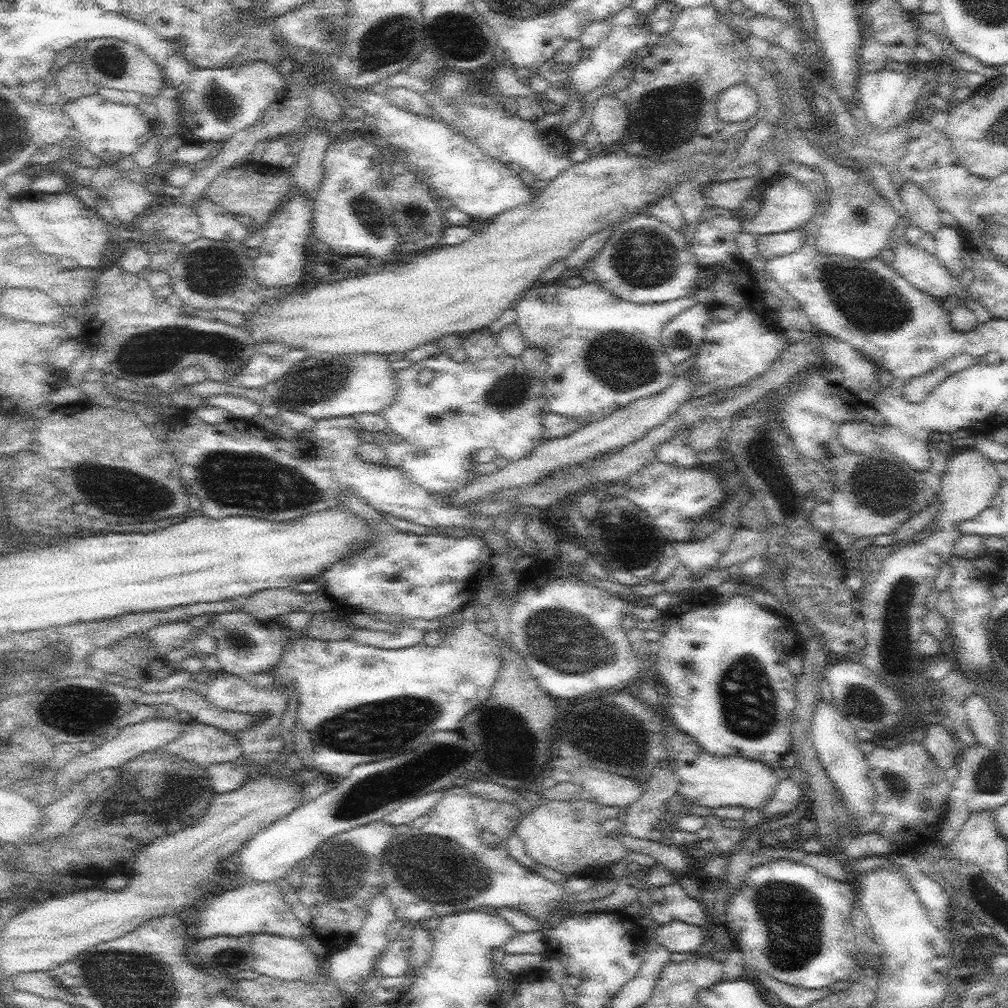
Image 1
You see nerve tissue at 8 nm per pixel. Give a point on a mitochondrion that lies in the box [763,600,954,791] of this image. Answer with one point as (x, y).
(868, 705)

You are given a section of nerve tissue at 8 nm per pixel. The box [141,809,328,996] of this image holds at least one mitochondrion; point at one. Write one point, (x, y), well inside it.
(233, 959)

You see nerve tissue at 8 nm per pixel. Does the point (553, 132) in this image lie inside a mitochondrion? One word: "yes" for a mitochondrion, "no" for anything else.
no

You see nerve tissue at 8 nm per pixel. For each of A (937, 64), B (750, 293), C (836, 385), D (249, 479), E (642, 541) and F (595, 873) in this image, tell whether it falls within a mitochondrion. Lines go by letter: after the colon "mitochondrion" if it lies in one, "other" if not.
A: other
B: other
C: other
D: mitochondrion
E: other
F: other

